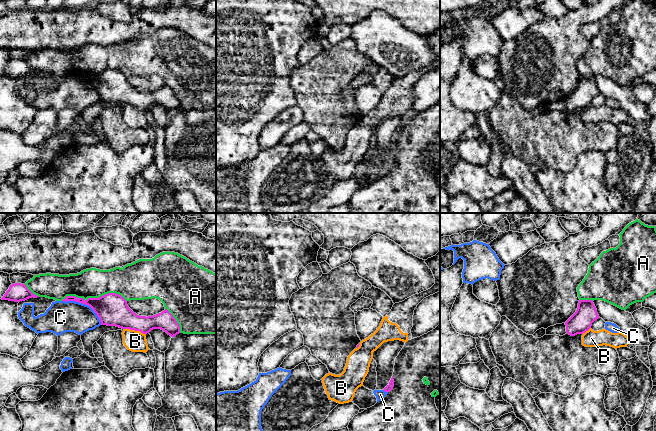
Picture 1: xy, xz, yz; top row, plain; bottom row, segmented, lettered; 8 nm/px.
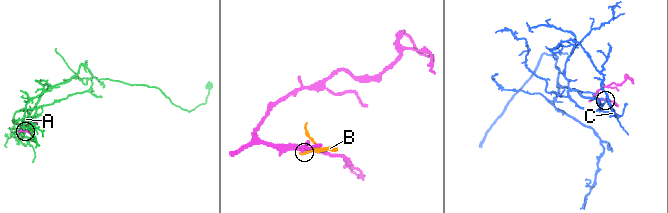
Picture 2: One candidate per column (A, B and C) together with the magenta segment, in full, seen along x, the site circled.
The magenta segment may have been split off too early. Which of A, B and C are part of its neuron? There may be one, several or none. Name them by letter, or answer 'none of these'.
none of these

